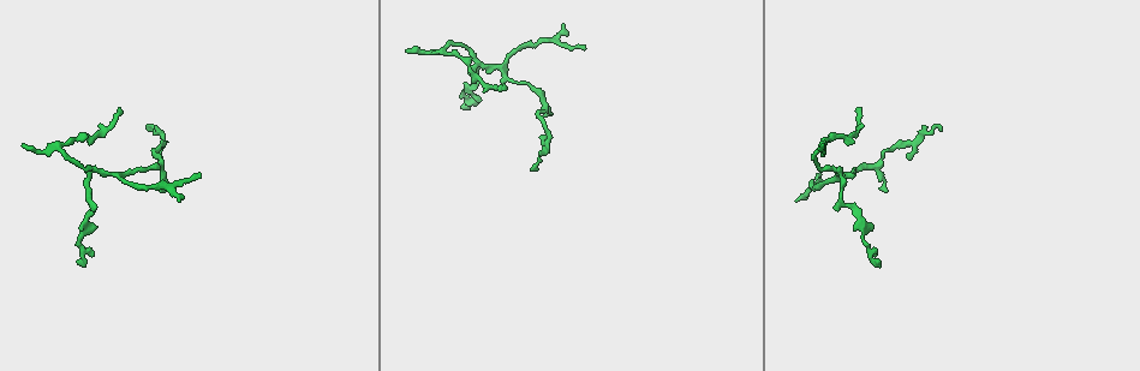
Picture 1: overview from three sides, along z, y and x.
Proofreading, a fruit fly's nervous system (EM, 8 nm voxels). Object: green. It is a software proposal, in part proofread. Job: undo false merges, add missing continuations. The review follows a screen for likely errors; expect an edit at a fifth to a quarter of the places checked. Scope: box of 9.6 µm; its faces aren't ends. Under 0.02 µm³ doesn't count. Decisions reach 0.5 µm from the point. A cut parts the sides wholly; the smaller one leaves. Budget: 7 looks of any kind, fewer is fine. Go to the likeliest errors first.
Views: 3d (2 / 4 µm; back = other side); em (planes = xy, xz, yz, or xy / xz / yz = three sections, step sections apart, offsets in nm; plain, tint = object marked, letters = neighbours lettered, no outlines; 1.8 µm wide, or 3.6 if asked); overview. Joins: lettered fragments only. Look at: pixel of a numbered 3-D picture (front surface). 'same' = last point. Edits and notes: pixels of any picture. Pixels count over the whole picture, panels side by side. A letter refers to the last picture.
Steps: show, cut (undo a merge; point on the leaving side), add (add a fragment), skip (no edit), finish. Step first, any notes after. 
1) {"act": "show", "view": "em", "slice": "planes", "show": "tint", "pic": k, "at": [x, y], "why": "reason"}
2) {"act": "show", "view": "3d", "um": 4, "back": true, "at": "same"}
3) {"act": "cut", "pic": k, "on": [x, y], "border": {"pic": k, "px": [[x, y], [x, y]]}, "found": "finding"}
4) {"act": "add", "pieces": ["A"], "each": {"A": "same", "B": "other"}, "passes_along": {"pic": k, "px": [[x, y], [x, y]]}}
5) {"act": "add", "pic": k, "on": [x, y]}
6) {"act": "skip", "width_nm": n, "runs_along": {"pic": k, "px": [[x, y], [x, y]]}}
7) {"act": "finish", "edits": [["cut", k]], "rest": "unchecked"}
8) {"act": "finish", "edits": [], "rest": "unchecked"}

{"act": "show", "view": "em", "slice": "xy", "step": 16, "show": "tint", "pic": 1, "at": [77, 259]}

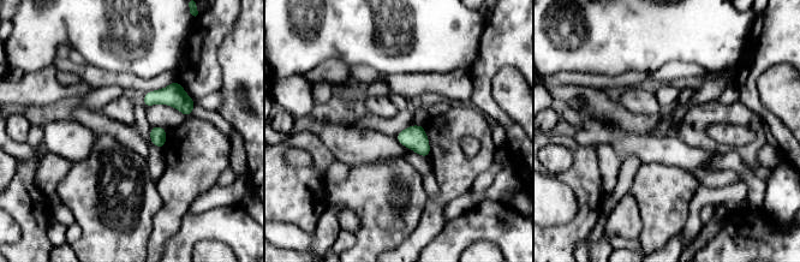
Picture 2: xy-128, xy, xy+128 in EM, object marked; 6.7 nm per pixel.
{"act": "show", "view": "em", "slice": "planes", "show": "letters", "at": "same", "why": "another direction"}

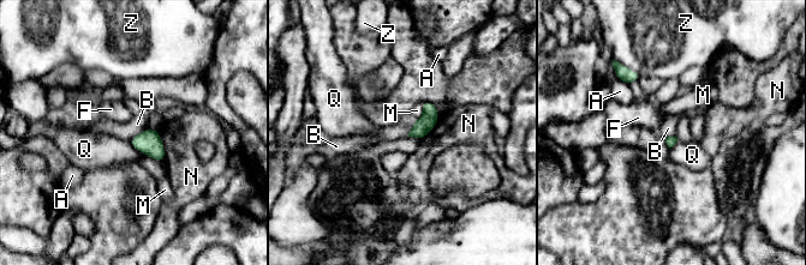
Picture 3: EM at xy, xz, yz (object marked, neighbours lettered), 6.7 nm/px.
{"act": "skip", "each": {"A": "other", "B": "other", "F": "other", "M": "other", "N": "other", "Q": "other", "Z": "other"}, "border": {"pic": 3, "px": [[145, 128], [130, 140]]}, "found": "no lettered fragment goes on from it"}

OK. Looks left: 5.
{"act": "show", "view": "3d", "um": 2, "pic": 1, "at": [835, 169]}

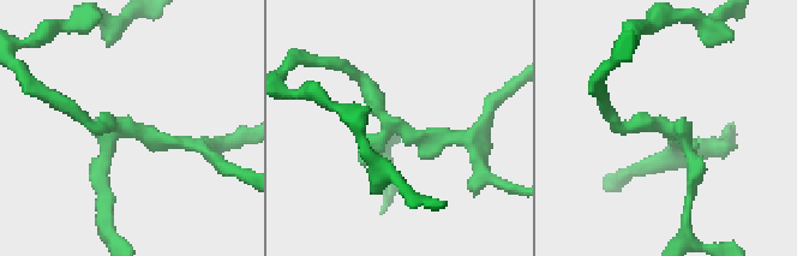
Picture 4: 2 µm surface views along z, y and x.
{"act": "show", "view": "em", "slice": "xz", "step": 16, "show": "letters", "pic": 4, "at": [400, 132]}

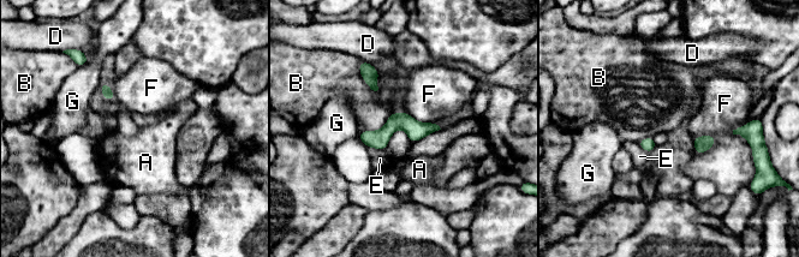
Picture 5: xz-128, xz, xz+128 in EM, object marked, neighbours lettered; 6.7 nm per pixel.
{"act": "skip", "width_nm": 120, "each": {"A": "other", "B": "other", "D": "other", "E": "other", "F": "other", "G": "other"}, "runs_along": {"pic": 5, "px": [[435, 127], [393, 124], [381, 136], [362, 136]]}, "found": "continuous, no second neuron"}

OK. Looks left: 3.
{"act": "show", "view": "3d", "um": 4, "pic": 1, "at": [886, 191], "why": "branch stops here"}

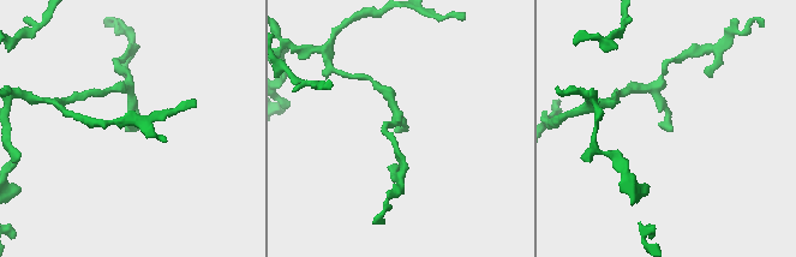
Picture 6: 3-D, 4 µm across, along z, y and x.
{"act": "show", "view": "em", "slice": "planes", "show": "plain", "pic": 6, "at": [125, 130], "why": "shape alone is not enough"}

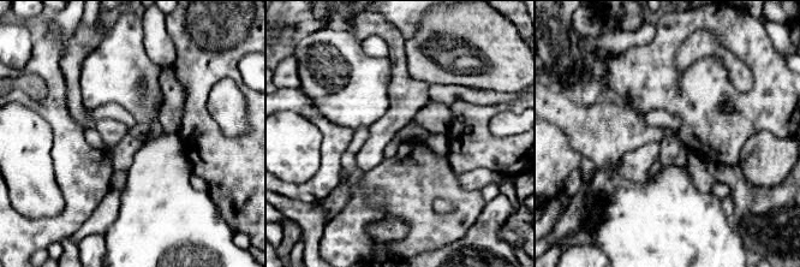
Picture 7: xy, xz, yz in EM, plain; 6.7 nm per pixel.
{"act": "show", "view": "em", "slice": "planes", "show": "letters", "at": "same"}

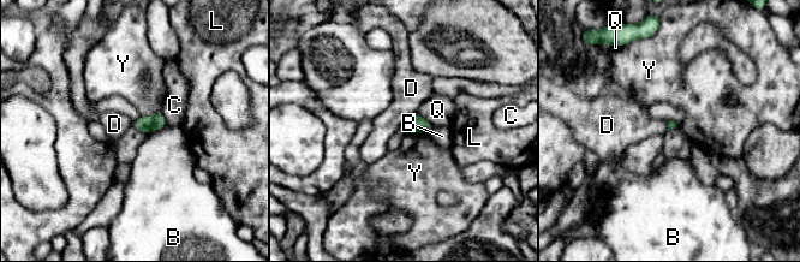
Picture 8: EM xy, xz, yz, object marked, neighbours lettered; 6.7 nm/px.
{"act": "skip", "each": {"B": "other", "C": "other", "D": "other", "L": "other", "Q": "other", "Y": "other"}, "border": {"pic": 8, "px": [[416, 111], [401, 124]]}, "found": "no lettered fragment goes on from it"}

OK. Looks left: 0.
{"act": "finish", "edits": [], "rest": "unchecked"}

